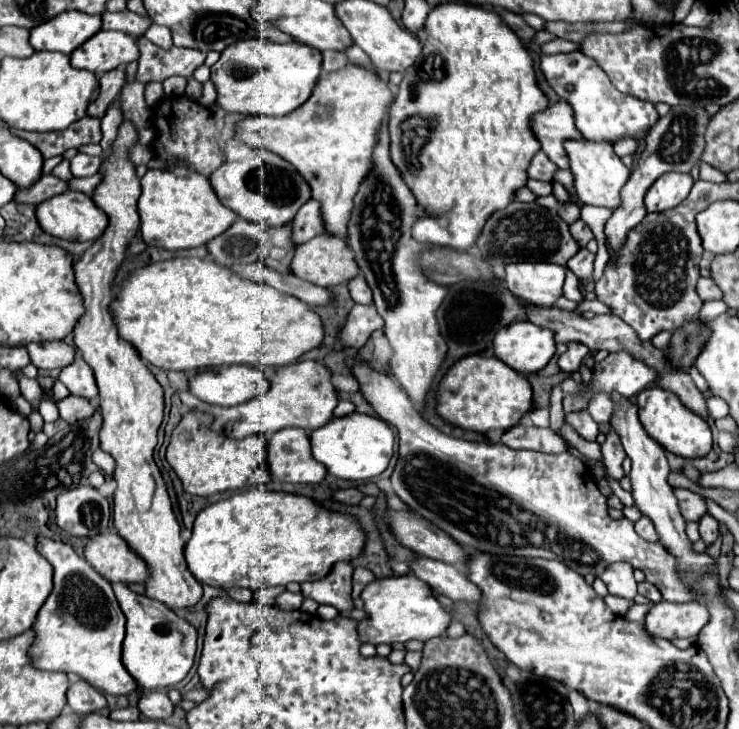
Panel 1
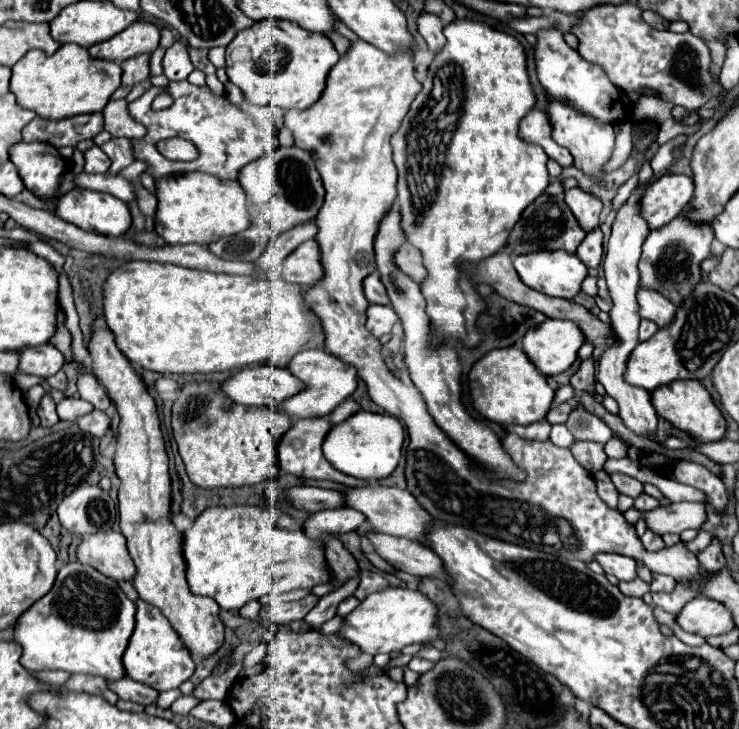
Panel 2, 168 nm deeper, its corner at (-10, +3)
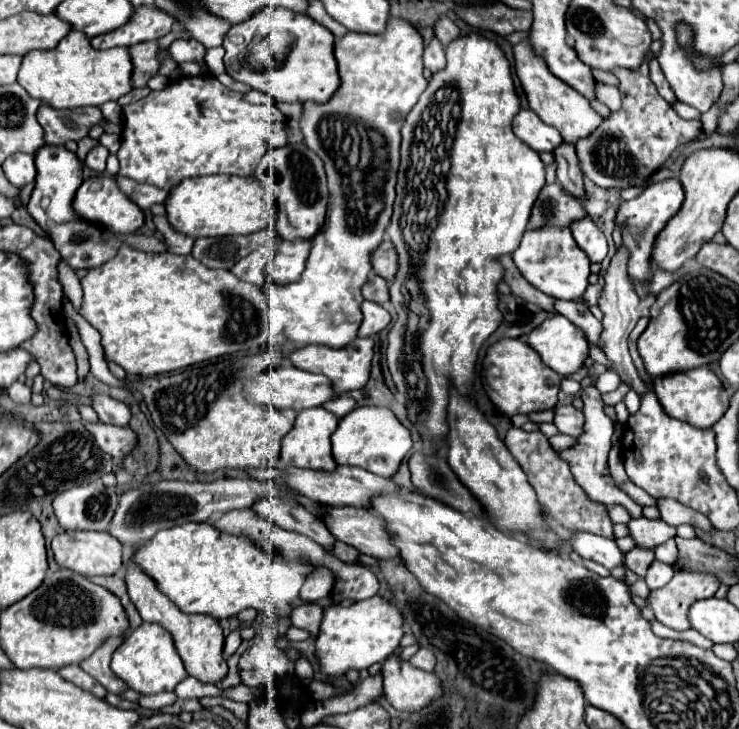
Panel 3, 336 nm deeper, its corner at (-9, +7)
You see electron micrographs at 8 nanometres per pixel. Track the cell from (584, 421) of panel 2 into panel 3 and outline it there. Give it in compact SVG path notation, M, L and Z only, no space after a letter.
M559 406L555 408L555 426L561 434L569 436L581 436L583 432L583 412L579 412L575 406Z

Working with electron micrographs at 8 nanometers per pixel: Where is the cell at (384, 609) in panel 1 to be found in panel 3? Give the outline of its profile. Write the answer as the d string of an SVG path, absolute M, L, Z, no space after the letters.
M371 596L369 600L355 602L347 608L331 604L325 610L321 630L317 636L317 658L325 674L343 676L349 668L363 670L375 662L385 662L403 638L405 620L397 604L383 596Z

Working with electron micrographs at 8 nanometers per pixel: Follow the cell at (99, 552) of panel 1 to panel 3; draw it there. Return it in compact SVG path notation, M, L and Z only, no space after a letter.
M63 532L53 538L51 546L61 568L69 568L85 576L117 574L123 566L123 544L109 532Z

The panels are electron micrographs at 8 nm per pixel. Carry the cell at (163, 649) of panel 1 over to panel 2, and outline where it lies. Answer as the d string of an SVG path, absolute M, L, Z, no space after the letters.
M138 600L136 604L136 628L130 638L130 644L122 658L124 672L136 682L142 682L158 692L178 688L182 682L186 682L194 674L194 660L186 648L182 648L182 642L178 640L178 634L174 628L170 628L168 620L158 612L154 606Z

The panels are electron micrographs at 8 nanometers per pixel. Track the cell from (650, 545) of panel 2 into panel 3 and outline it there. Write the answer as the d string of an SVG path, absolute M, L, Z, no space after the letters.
M633 548L633 550L629 550L627 554L625 554L625 566L629 568L629 570L633 570L635 574L639 574L641 578L645 576L645 572L647 572L647 568L651 566L651 562L655 560L655 556L653 556L653 548Z

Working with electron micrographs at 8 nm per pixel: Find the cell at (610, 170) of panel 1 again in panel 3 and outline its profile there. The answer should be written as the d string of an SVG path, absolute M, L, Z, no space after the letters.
M523 40L521 44L515 46L515 70L517 76L521 80L521 86L527 94L529 106L531 110L549 126L557 128L559 134L563 136L565 144L577 144L577 140L583 140L585 136L589 136L599 124L601 124L601 116L591 108L589 100L585 100L585 96L581 96L577 90L569 88L565 82L561 82L559 78L555 78L547 64L543 64L541 58L537 58L531 52L529 40Z

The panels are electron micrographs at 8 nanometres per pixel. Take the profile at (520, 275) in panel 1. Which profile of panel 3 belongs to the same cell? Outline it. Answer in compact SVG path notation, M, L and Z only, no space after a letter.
M543 226L539 230L529 230L525 232L519 248L511 254L515 266L519 268L521 276L529 284L533 284L537 290L561 298L561 300L577 300L583 296L587 288L587 278L589 278L589 258L581 248L577 248L577 242L573 240L569 228L551 228Z

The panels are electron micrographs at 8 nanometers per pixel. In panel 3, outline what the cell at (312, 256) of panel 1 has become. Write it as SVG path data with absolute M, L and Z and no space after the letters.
M283 240L277 248L275 258L267 264L265 272L277 284L291 284L293 280L299 280L301 272L305 270L309 248L311 240L293 240L293 242Z

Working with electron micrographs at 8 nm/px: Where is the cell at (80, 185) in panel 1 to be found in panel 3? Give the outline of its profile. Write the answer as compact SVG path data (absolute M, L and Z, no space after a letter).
M103 134L103 136L99 138L99 142L101 142L111 154L117 154L117 148L119 148L119 144L121 144L121 136L119 136L119 134Z

